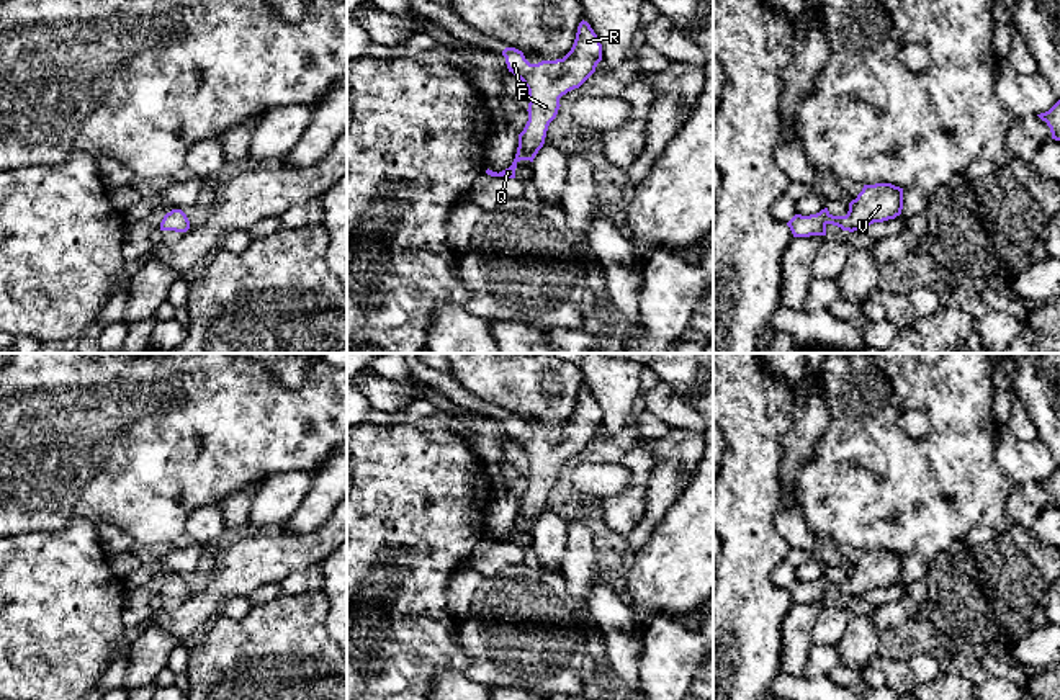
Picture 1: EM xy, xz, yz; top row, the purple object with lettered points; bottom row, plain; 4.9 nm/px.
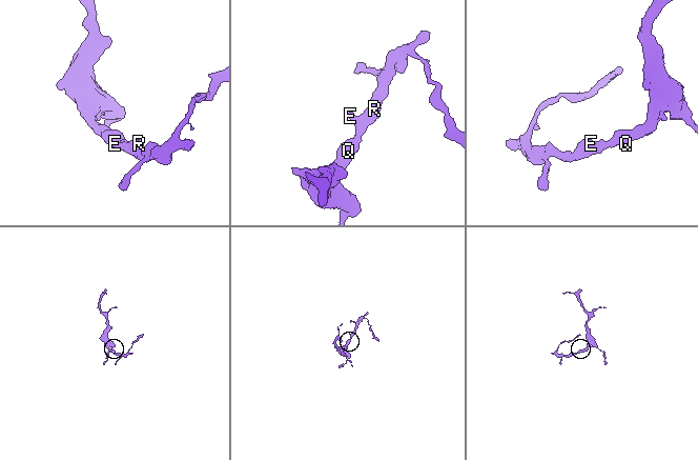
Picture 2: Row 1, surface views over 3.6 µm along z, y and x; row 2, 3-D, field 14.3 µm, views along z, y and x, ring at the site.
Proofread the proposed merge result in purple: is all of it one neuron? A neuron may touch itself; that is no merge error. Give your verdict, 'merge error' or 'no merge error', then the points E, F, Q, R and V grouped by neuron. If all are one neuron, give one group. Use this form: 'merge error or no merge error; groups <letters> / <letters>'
no merge error; groups E F Q R V

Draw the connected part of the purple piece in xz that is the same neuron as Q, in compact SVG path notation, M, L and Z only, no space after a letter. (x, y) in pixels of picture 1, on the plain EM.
M587 388L577 393L571 417L556 427L530 430L523 419L515 414L502 417L509 438L519 443L528 456L528 487L519 500L519 514L512 532L502 538L486 536L491 543L515 545L520 527L533 528L545 510L550 489L559 476L559 464L579 455L602 427L602 411Z

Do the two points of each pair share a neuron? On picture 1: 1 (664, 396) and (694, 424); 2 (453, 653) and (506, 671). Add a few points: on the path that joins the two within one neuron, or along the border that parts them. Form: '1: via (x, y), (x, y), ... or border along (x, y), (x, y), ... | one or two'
1: via (671, 403), (687, 417) | one
2: border along (455, 627), (455, 641), (468, 658), (463, 671) | two

